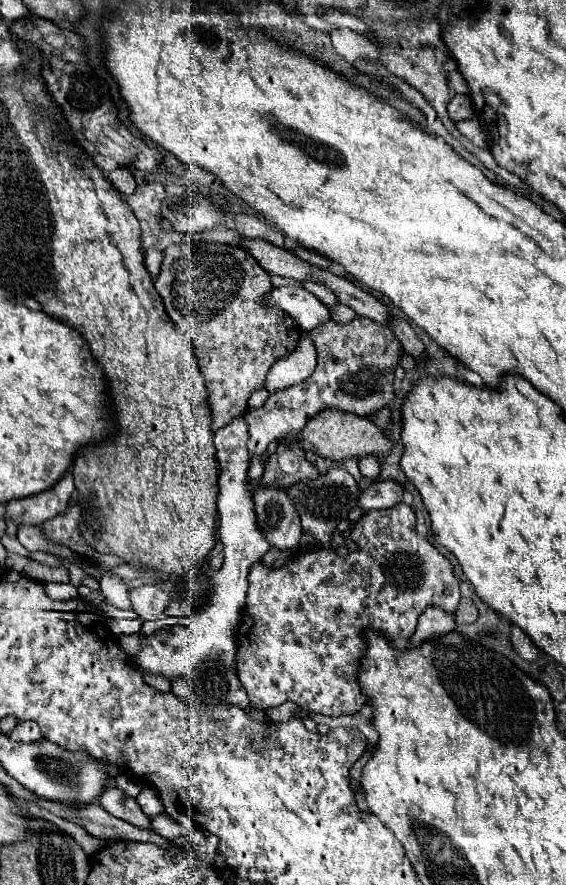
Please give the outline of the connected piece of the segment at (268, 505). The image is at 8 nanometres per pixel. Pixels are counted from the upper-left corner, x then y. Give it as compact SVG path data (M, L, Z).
M256 486L256 514L258 524L274 548L296 548L302 536L298 510L284 488Z

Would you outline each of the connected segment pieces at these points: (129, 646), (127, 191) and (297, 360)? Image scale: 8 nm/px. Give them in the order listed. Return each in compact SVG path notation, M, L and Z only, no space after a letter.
M122 634L122 636L118 636L118 644L120 644L120 648L122 648L124 652L128 652L128 654L136 652L136 648L140 646L140 642L142 642L142 636L140 636L140 634L130 634L130 636Z
M116 168L108 174L108 178L112 180L112 184L124 194L124 196L130 196L134 194L134 188L136 188L136 182L134 182L134 176L128 168Z
M302 334L300 344L292 352L292 356L276 360L266 376L268 392L276 392L280 388L288 388L292 384L304 382L316 368L316 348L308 334Z

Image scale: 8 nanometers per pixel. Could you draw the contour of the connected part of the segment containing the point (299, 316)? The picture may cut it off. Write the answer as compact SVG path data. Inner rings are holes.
M300 282L274 288L272 296L268 296L268 304L280 306L298 322L300 328L308 332L330 320L330 308L316 300L316 296L310 294Z

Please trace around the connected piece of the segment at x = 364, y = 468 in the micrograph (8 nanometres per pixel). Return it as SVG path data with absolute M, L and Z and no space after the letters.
M362 456L360 458L360 472L370 478L370 480L376 480L376 476L380 474L380 462L378 462L378 456Z

